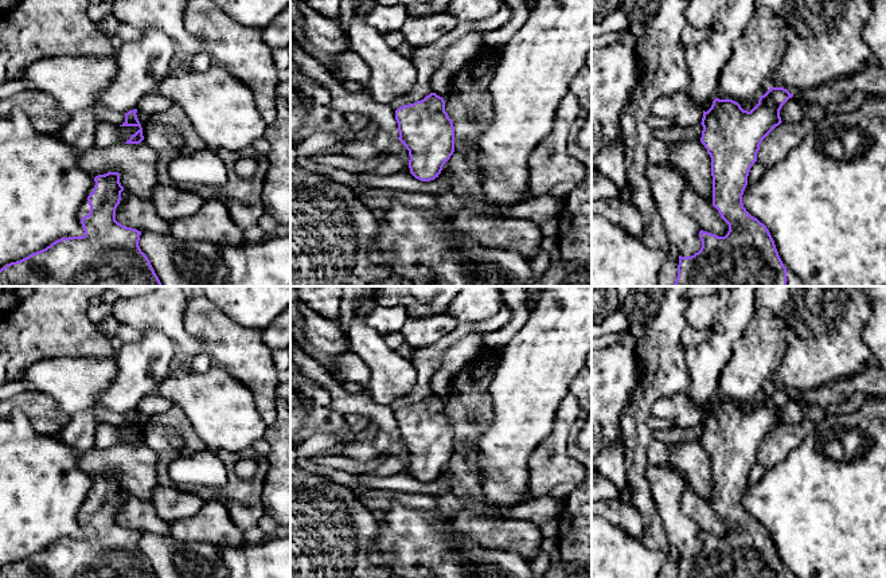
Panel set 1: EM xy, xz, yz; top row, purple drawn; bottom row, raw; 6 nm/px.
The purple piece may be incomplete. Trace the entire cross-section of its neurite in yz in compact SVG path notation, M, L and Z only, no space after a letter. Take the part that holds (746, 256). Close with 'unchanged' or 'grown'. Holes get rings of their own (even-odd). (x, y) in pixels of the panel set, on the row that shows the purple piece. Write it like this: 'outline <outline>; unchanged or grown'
outline M772 86L750 112L729 98L715 98L711 108L703 110L700 142L711 157L713 206L729 224L729 231L718 237L700 230L702 247L691 257L679 255L674 286L787 286L787 267L774 241L766 226L746 211L742 195L762 140L782 122L780 110L792 97L787 89Z; unchanged

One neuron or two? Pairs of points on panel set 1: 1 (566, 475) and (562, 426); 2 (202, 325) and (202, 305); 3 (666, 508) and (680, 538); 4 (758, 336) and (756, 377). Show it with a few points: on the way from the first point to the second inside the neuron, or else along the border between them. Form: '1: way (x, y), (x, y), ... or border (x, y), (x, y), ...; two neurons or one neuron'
1: way (559, 463), (559, 438); one neuron
2: way (202, 320), (202, 311); one neuron
3: way (671, 515), (680, 531); one neuron
4: way (758, 346), (756, 367); one neuron

